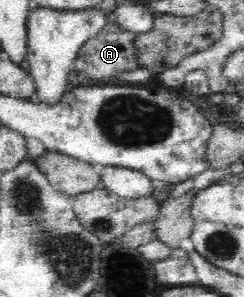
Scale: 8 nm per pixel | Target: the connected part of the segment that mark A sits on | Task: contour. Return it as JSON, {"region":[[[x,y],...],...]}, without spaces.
{"region":[[[110,20],[98,35],[84,43],[73,61],[73,69],[86,80],[85,85],[100,87],[120,85],[120,81],[126,73],[133,73],[142,67],[140,56],[138,56],[138,47],[136,47],[136,37],[138,37],[137,33],[122,28],[122,24],[118,20]]]}

